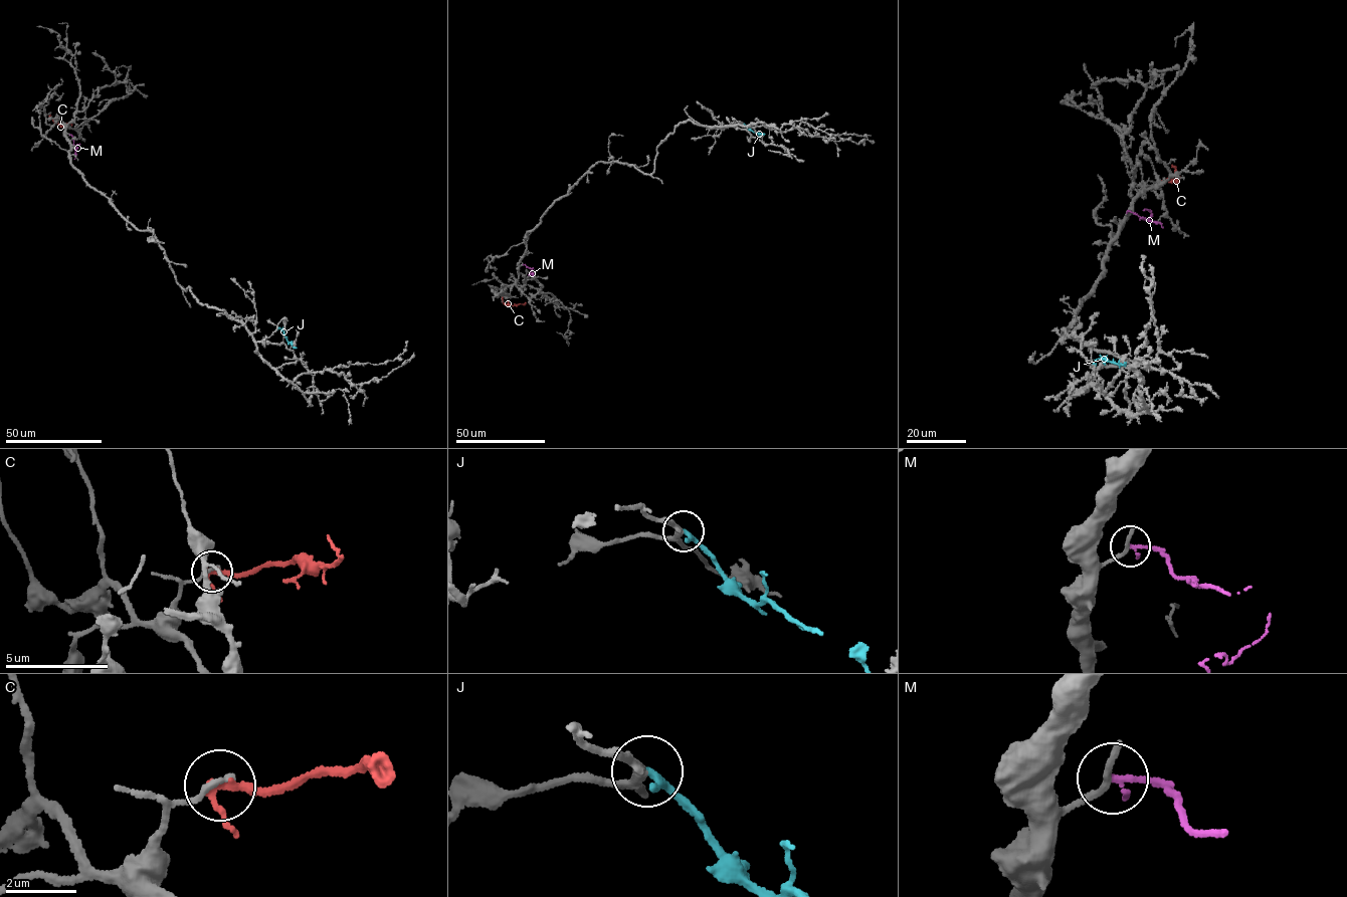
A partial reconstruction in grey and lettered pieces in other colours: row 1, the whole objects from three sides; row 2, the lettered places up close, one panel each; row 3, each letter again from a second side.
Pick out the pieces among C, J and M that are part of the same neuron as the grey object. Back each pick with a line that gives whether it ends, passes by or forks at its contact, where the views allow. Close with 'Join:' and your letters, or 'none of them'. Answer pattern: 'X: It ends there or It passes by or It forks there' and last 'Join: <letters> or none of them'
Join: none of them

